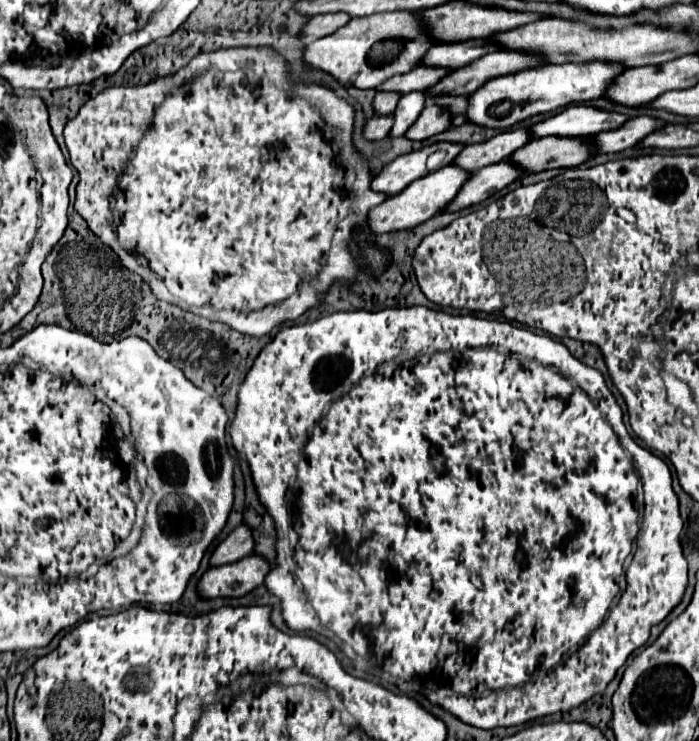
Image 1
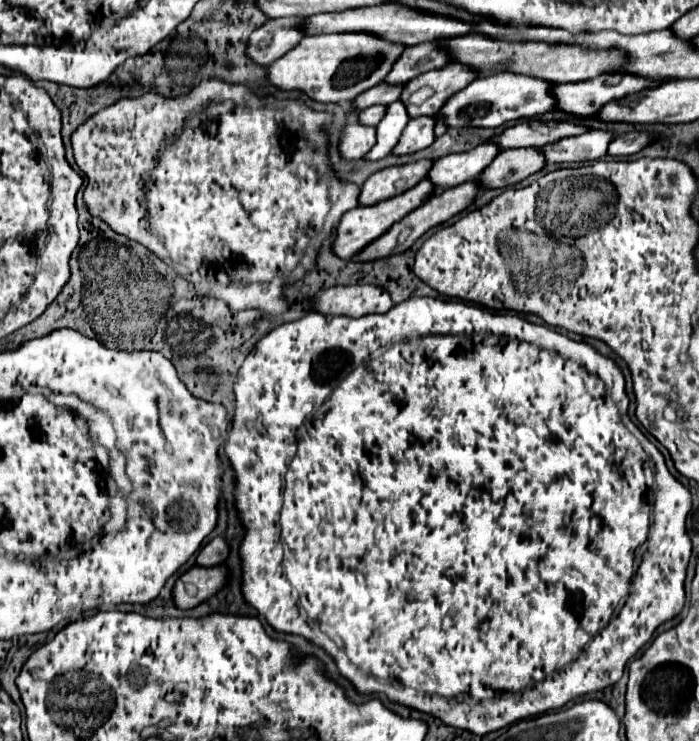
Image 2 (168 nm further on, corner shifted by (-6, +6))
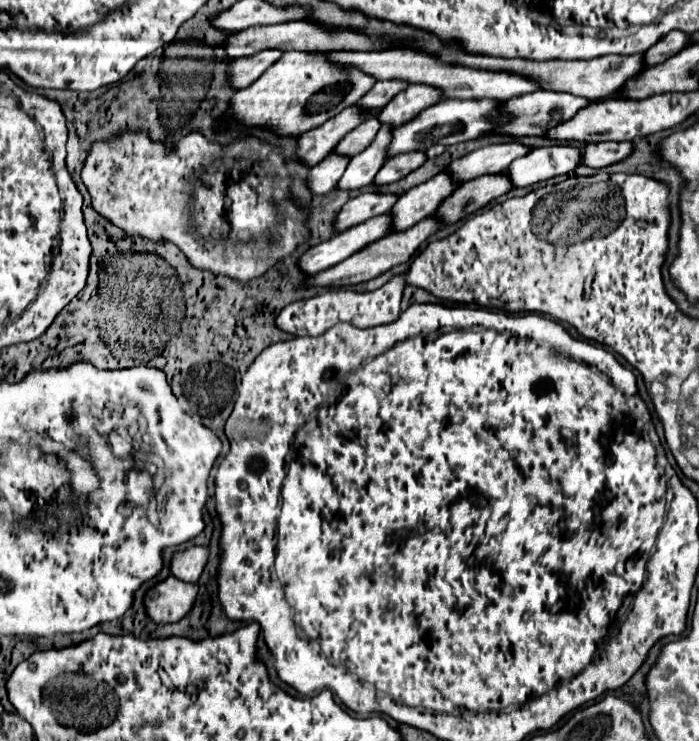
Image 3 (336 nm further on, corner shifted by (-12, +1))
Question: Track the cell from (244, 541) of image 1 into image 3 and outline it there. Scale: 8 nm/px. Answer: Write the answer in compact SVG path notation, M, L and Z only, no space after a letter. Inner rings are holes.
M188 547L184 551L176 551L172 553L172 559L168 563L170 575L186 583L196 583L196 577L200 577L206 559L208 559L208 549L204 547Z

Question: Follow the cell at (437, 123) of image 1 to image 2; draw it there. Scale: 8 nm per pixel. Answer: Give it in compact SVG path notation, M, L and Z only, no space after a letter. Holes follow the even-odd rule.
M418 116L410 120L410 126L400 136L400 142L394 146L394 154L412 154L422 148L428 148L434 142L434 116Z

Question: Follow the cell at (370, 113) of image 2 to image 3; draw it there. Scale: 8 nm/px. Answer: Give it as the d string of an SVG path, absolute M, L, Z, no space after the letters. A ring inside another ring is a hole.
M374 117L372 119L366 119L364 123L360 123L356 129L352 129L350 133L346 133L342 137L342 141L334 147L334 153L352 157L352 155L364 151L374 141L378 129L380 129L380 123Z

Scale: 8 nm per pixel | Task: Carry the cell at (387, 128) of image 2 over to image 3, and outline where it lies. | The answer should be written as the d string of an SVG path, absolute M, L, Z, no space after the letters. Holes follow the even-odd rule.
M382 125L372 145L362 153L350 157L348 167L336 185L340 191L356 191L372 183L378 169L384 165L384 145L388 143L388 129L390 125Z

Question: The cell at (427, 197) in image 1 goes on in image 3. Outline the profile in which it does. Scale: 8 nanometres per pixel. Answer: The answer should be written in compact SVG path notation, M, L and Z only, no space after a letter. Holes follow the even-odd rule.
M388 213L384 217L374 217L372 221L364 221L360 227L346 229L344 233L332 235L328 241L310 247L300 259L298 259L298 269L306 275L314 275L318 271L328 269L330 265L336 265L350 255L358 253L366 245L374 243L376 239L388 235L392 217Z

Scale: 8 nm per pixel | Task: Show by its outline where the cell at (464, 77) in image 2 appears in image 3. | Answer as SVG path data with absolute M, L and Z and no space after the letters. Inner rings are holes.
M408 85L376 115L376 119L382 125L404 125L404 121L410 121L420 109L434 105L438 99L440 97L436 97L432 89L424 89L424 85Z

